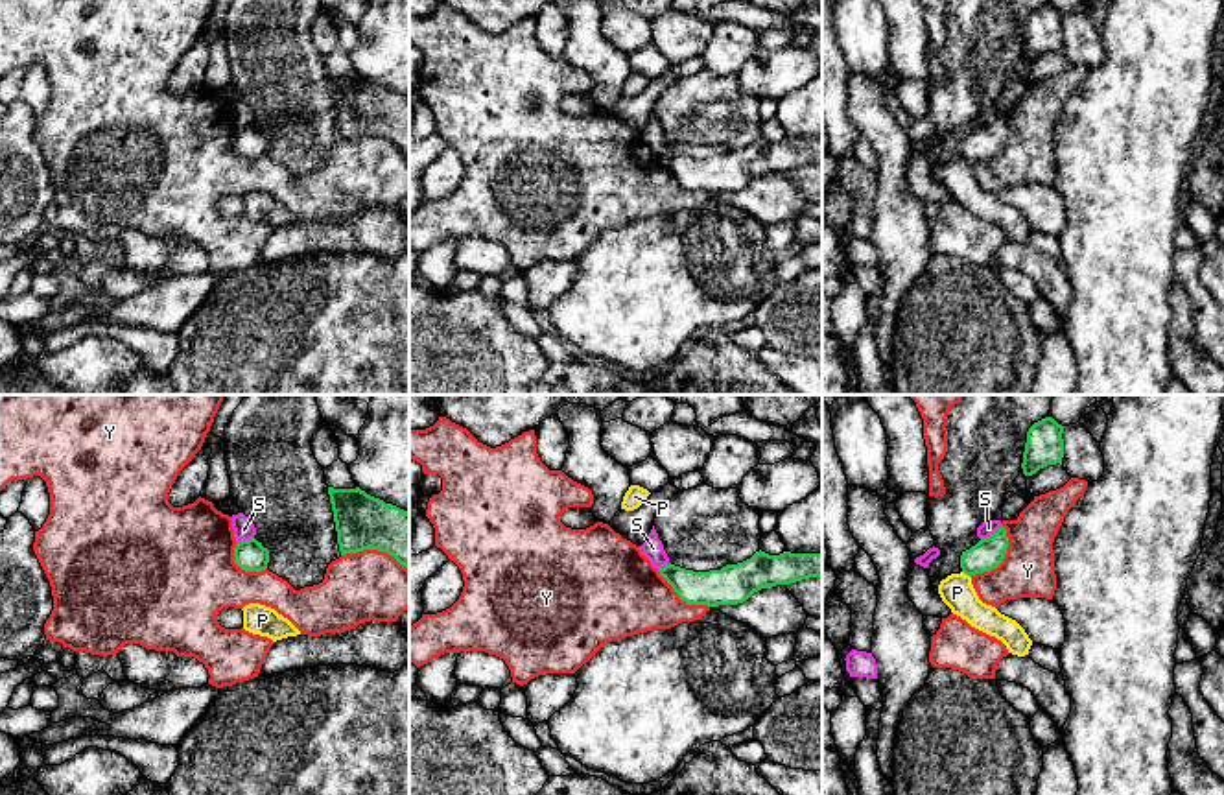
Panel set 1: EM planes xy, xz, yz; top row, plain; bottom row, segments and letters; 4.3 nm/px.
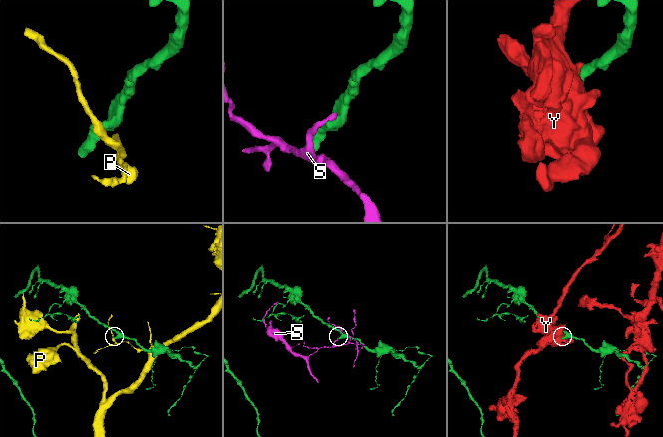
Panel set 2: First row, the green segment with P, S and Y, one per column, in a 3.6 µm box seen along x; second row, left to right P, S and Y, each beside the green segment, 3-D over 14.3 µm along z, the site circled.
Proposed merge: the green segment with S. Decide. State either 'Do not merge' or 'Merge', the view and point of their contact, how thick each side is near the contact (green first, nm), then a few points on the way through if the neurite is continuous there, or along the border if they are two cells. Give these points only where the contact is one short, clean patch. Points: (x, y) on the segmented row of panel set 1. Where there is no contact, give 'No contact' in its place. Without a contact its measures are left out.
Do not merge. Touches green at yz (992, 535). Thickness 140 nm (green) against 70 nm. Boundary: yz (1001, 526), (981, 539)

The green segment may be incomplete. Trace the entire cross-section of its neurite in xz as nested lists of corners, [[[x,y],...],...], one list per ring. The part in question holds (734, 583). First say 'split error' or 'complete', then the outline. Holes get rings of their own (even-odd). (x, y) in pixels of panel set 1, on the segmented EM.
complete; [[[759,550],[721,570],[693,572],[669,563],[658,572],[688,605],[737,605],[761,588],[822,577],[822,553],[769,555]]]

